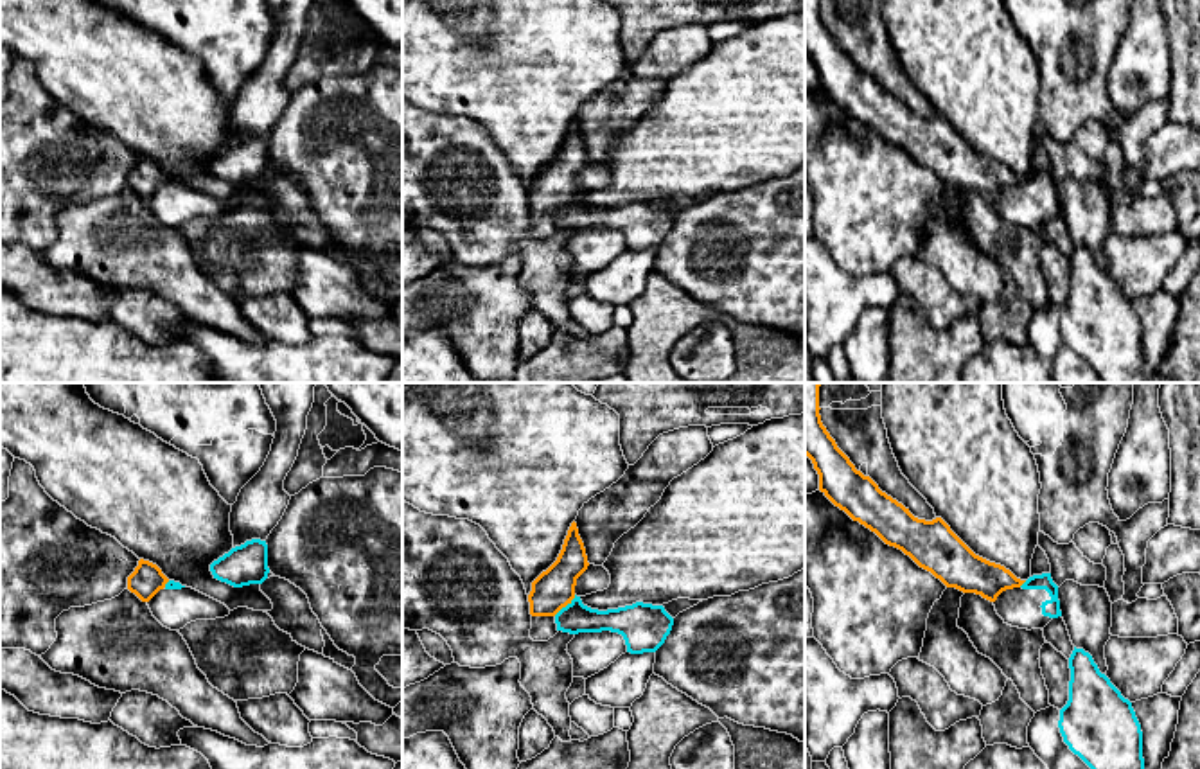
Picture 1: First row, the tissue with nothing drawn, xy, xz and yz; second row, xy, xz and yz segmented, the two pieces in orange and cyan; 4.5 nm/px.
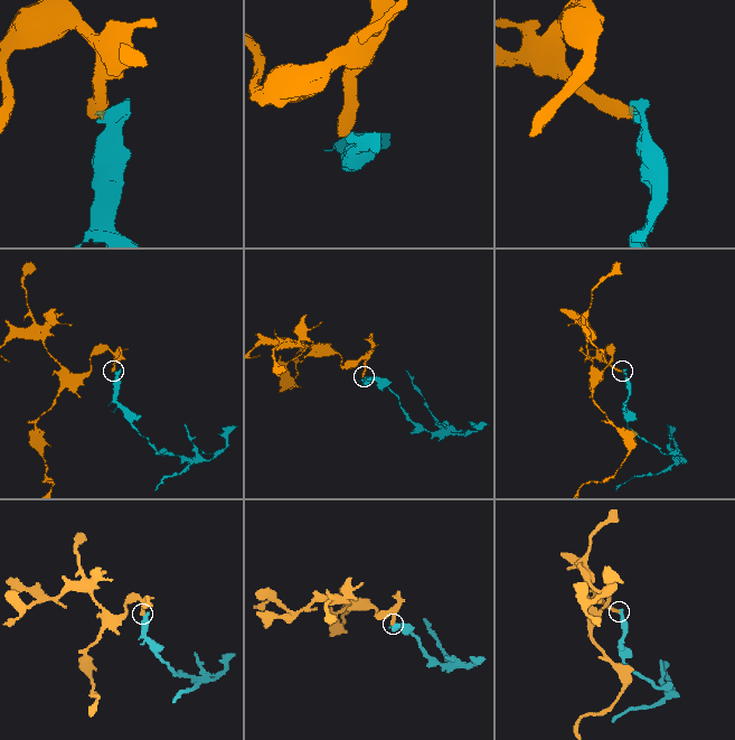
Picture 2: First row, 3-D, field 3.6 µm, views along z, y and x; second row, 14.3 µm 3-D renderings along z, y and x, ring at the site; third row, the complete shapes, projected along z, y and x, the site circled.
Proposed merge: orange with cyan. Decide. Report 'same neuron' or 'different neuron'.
different neuron

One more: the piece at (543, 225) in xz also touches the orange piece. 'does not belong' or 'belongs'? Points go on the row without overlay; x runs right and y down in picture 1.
belongs

